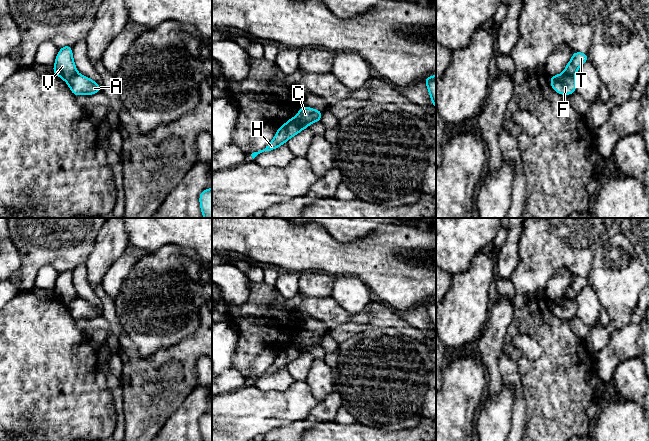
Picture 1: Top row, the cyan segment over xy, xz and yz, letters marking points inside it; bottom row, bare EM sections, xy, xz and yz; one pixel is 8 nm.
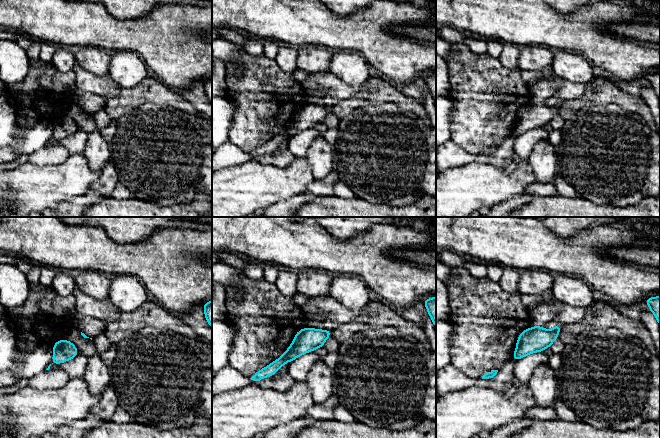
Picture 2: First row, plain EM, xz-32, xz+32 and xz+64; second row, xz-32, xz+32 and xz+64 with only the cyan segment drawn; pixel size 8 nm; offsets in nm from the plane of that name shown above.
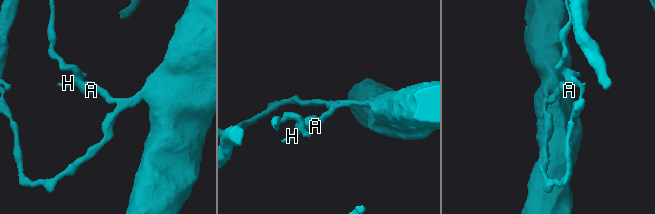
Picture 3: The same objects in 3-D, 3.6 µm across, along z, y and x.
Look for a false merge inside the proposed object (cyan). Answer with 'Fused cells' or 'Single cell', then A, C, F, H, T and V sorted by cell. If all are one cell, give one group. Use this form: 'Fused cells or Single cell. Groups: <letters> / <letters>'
Fused cells. Groups: A C F / H T V

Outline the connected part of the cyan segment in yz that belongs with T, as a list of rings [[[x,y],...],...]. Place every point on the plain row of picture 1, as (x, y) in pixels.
[[[574,275],[572,283],[566,289],[565,294],[562,298],[569,299],[576,304],[575,299],[576,299],[577,294],[587,284],[588,284],[588,278],[587,277],[580,277],[580,276]]]

